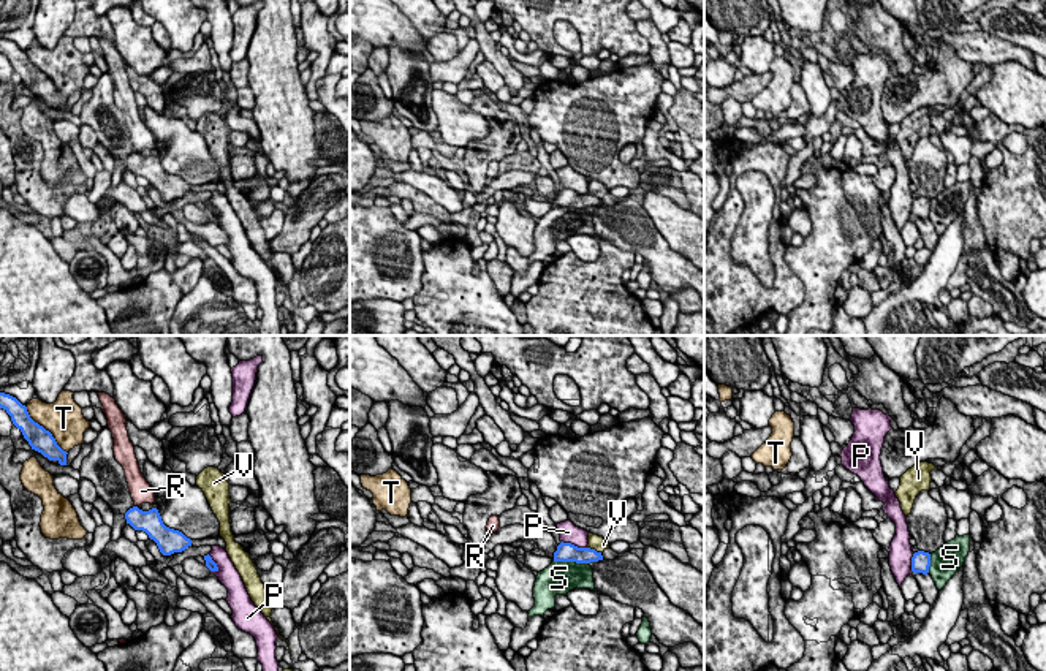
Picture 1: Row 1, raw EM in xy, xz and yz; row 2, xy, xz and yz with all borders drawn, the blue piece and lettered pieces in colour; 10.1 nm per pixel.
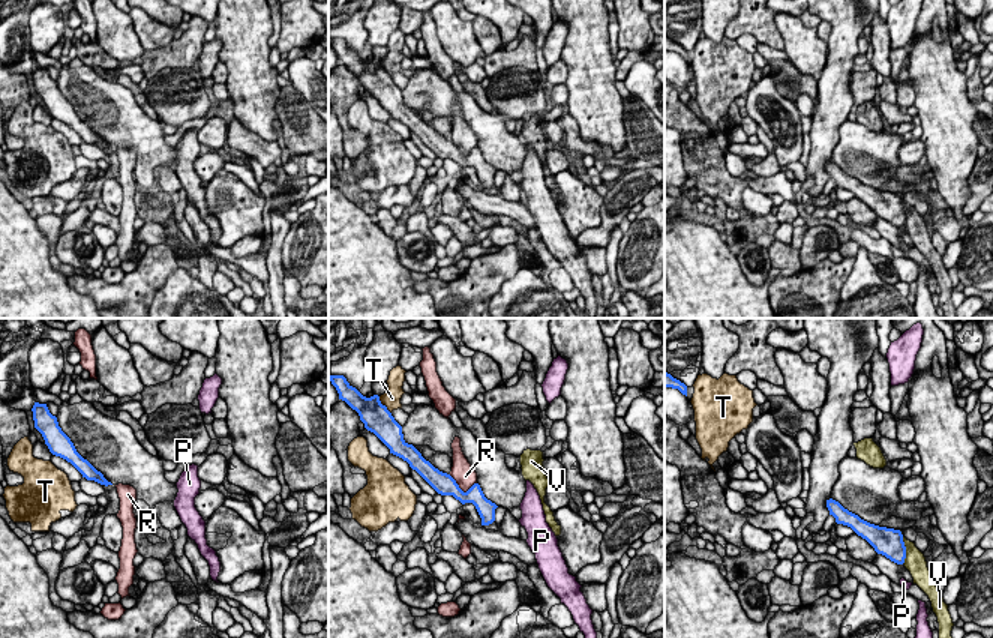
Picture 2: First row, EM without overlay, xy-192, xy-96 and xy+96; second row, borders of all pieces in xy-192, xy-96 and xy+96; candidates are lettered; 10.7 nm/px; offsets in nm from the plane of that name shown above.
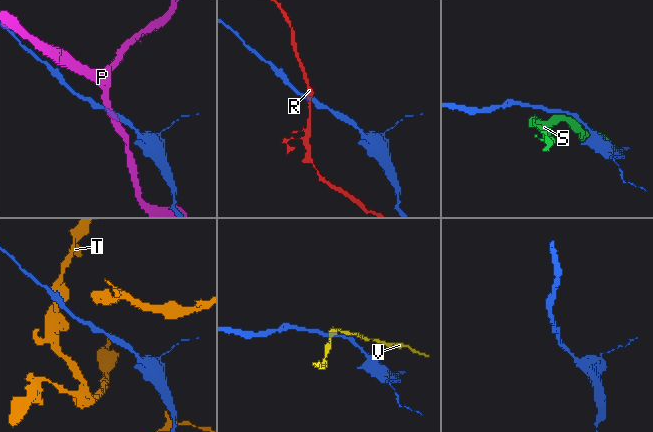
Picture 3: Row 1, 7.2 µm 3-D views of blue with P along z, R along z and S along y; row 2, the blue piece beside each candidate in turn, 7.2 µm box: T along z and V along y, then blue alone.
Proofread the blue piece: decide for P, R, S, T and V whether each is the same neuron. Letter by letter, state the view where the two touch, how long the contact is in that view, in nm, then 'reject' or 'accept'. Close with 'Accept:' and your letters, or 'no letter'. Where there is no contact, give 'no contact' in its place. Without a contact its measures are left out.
P: xz | 260 nm | reject
R: xy | 60 nm | reject
S: xz | 360 nm | reject
T: xy | 650 nm | reject
V: xz | 160 nm | reject
Accept: no letter

